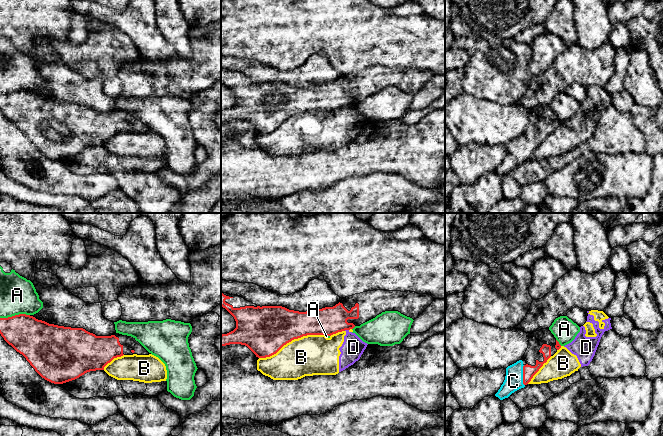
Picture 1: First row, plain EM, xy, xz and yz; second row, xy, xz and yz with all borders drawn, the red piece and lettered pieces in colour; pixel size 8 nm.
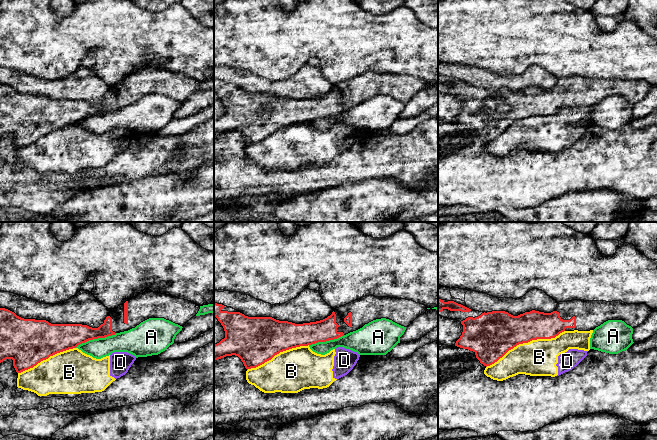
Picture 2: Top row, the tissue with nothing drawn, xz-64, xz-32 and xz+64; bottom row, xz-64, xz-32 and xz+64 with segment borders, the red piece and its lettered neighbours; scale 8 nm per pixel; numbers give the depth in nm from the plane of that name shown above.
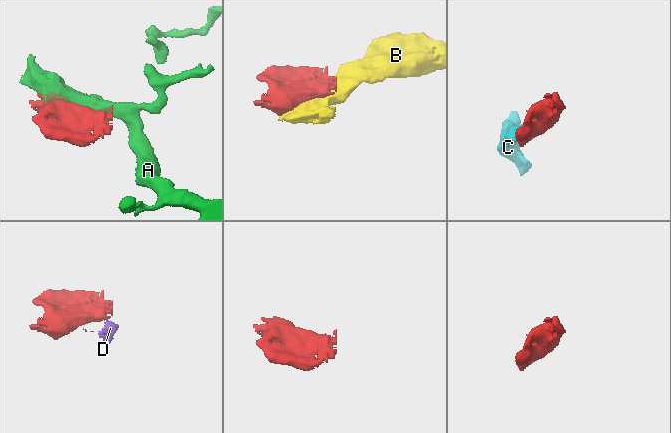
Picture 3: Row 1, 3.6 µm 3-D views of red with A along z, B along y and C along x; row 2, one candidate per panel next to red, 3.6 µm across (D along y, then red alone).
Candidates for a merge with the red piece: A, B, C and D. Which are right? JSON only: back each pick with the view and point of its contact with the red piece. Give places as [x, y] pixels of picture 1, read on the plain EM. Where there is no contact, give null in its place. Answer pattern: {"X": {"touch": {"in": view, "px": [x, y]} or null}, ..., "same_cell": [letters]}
{"C": {"touch": {"in": "yz", "px": [523, 151]}}, "same_cell": ["C"]}

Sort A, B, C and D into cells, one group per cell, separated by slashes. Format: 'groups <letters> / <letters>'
groups A / B D / C

